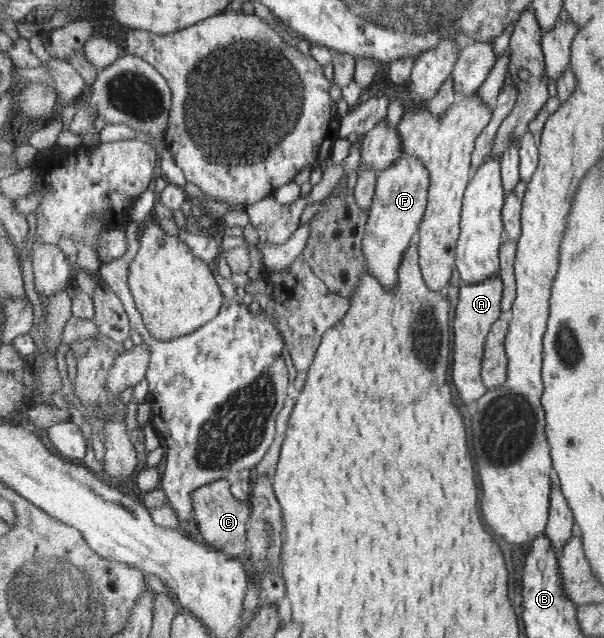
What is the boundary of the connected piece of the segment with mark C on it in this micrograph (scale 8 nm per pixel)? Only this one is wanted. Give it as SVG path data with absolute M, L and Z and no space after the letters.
M216 480L214 483L206 484L193 492L195 521L199 527L201 541L215 551L223 551L230 556L242 556L248 549L249 524L251 520L251 506L244 503L233 494L233 485L227 480Z

